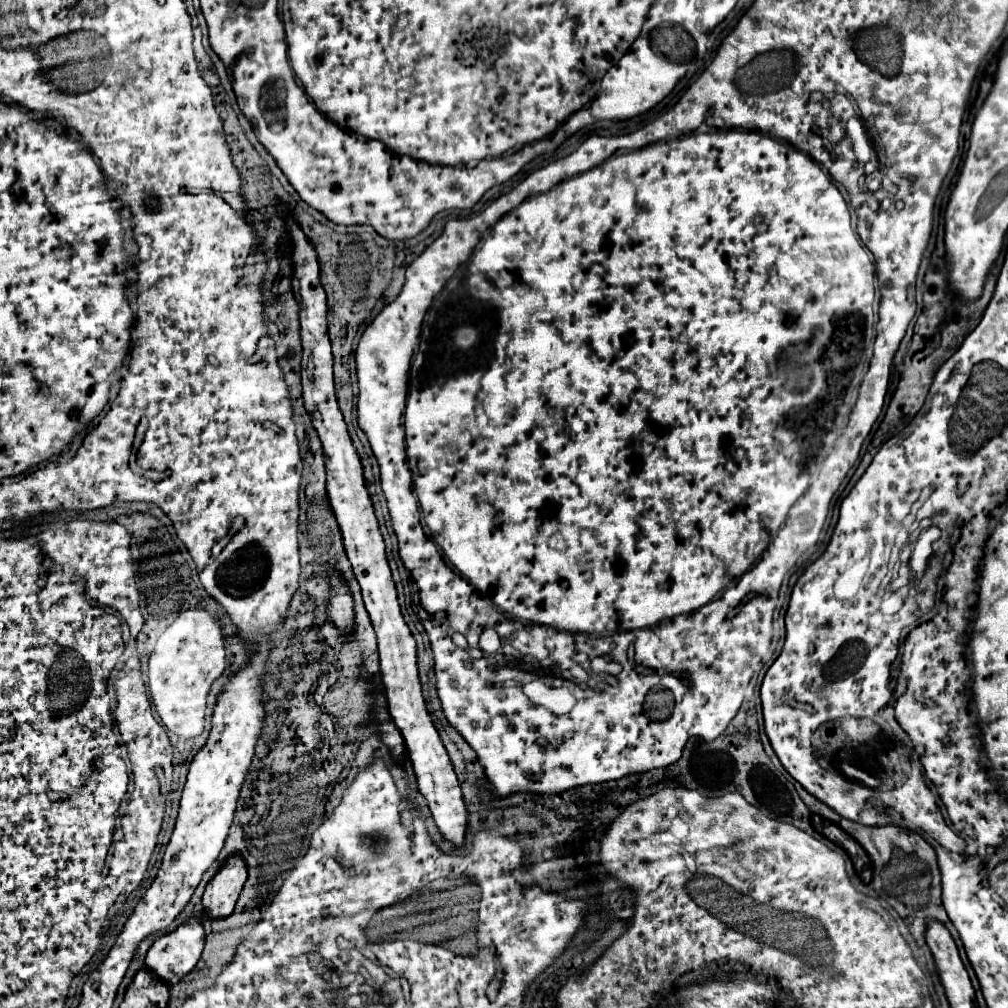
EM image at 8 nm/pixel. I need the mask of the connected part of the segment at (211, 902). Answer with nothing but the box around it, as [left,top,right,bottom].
[203,855,247,919]

